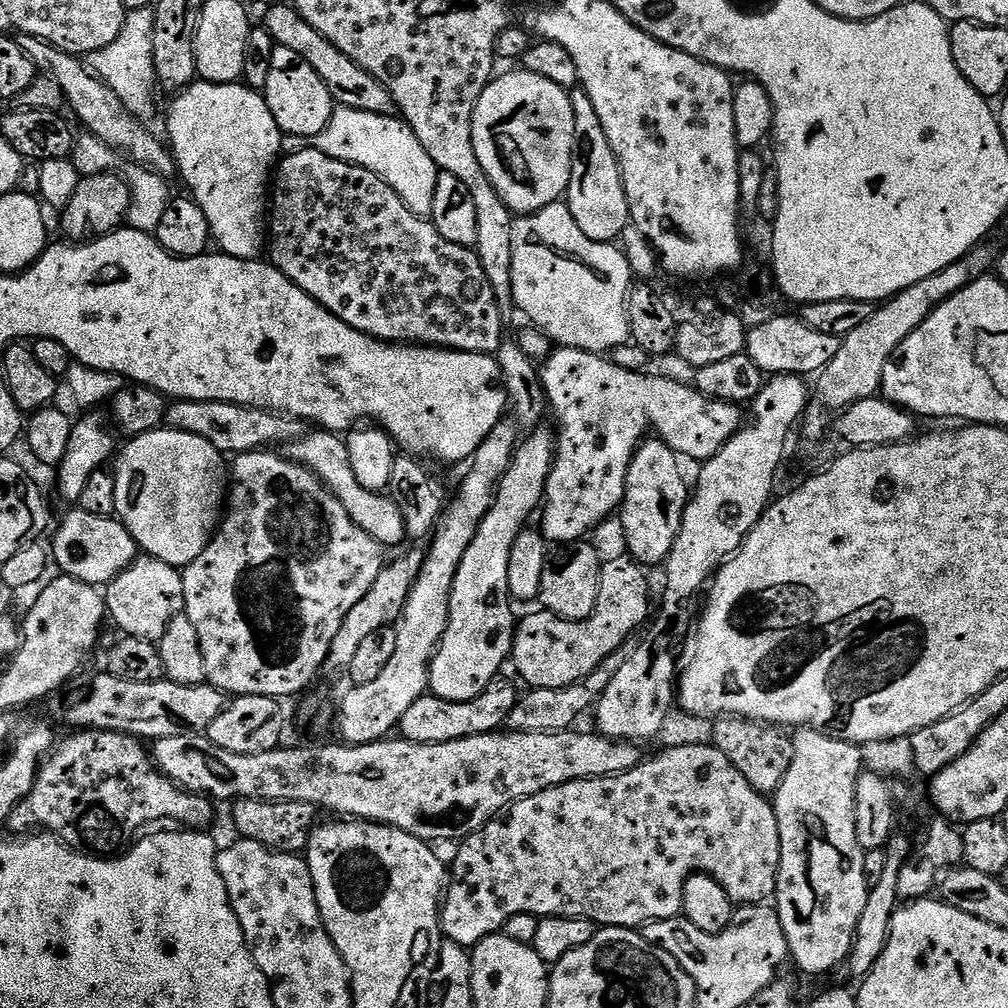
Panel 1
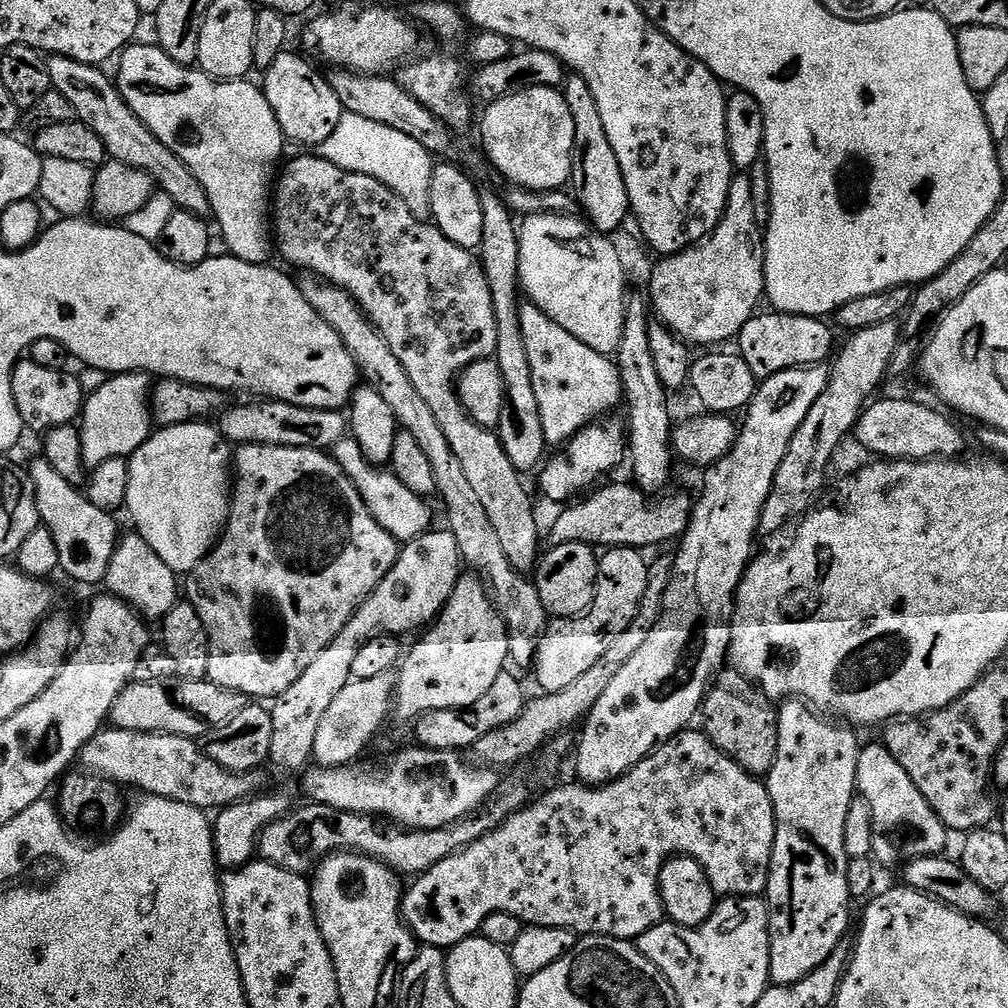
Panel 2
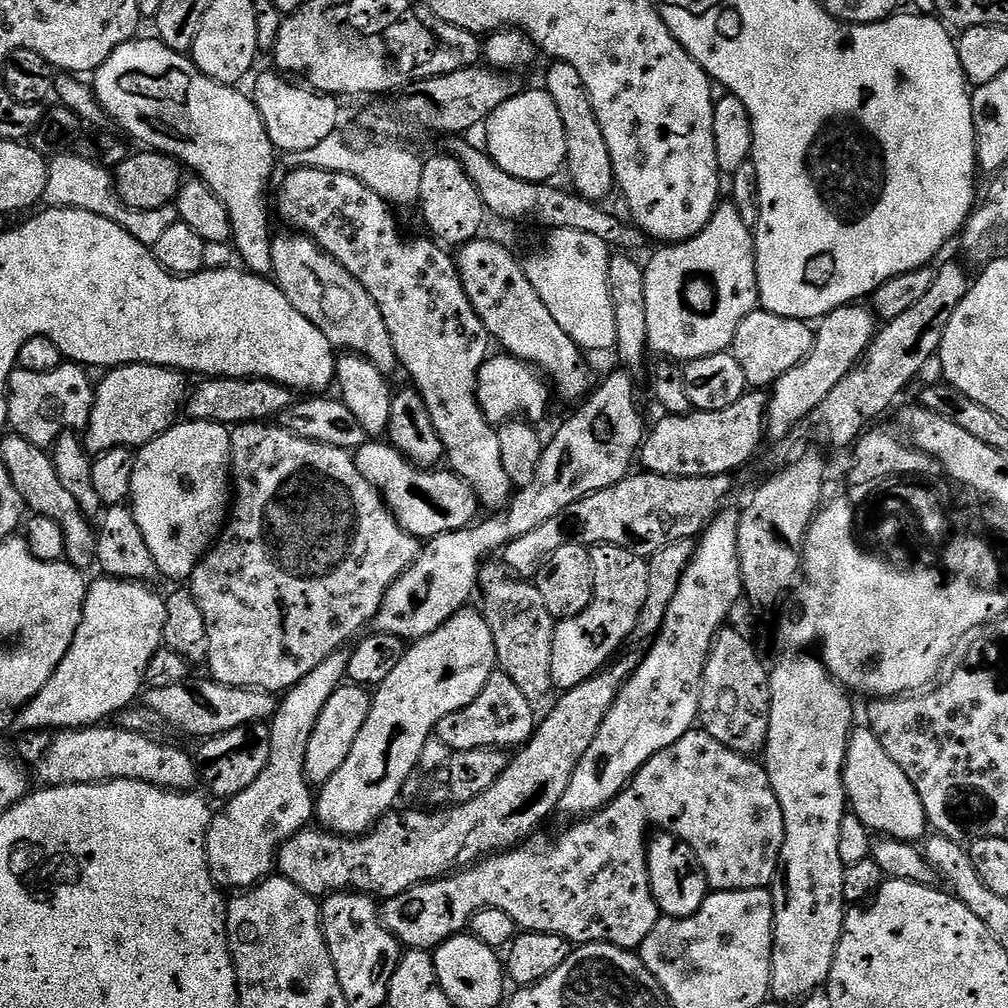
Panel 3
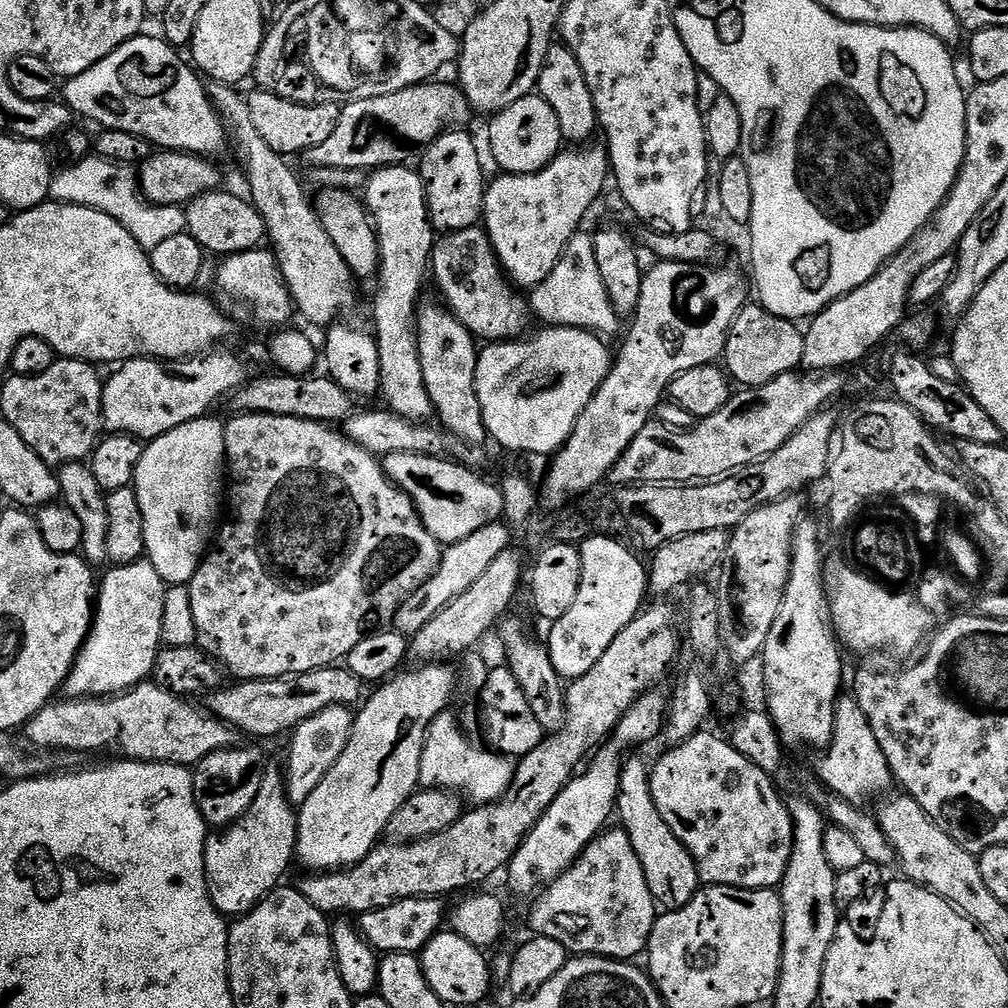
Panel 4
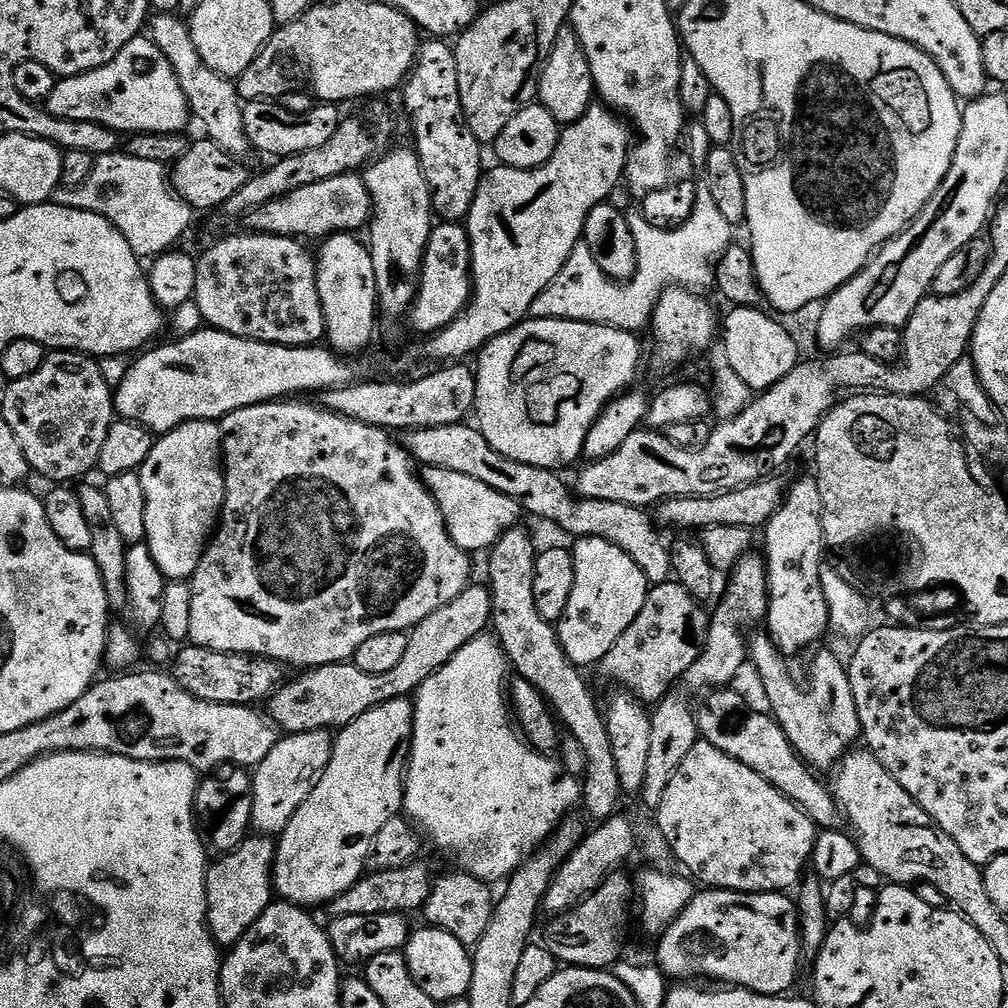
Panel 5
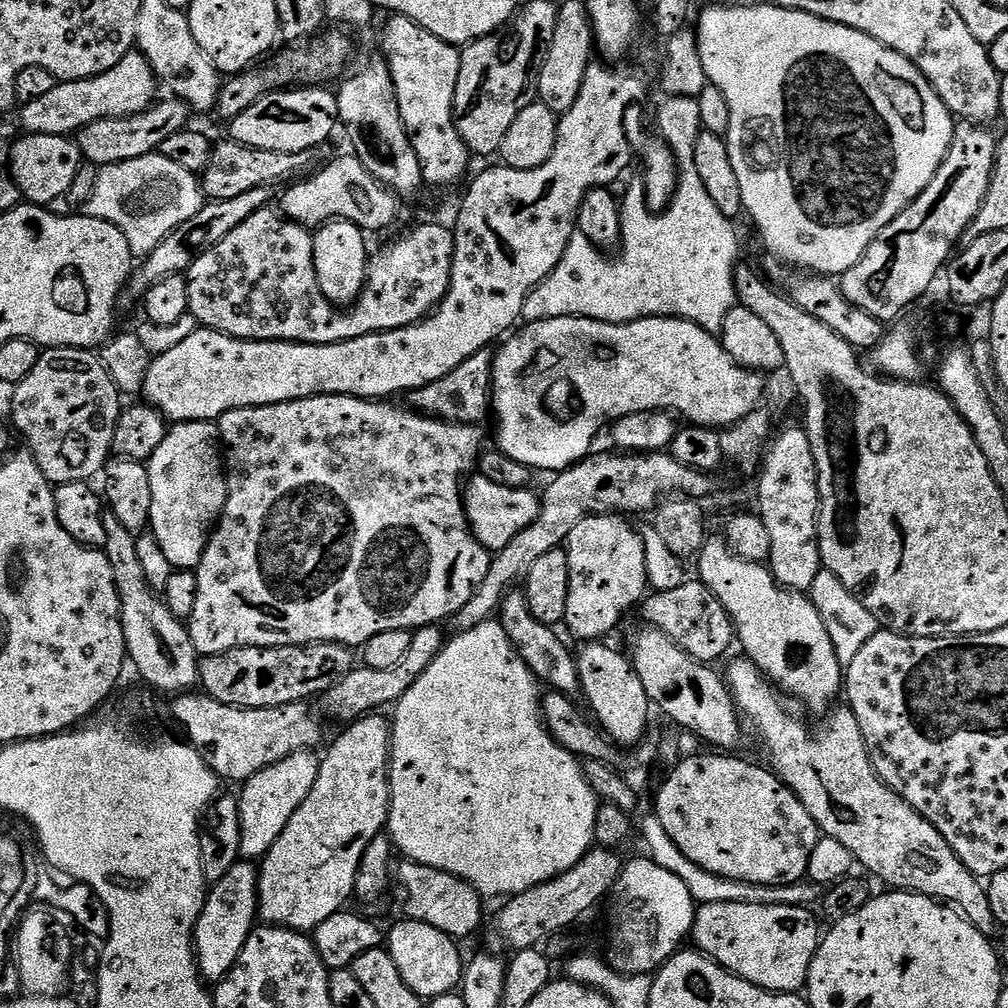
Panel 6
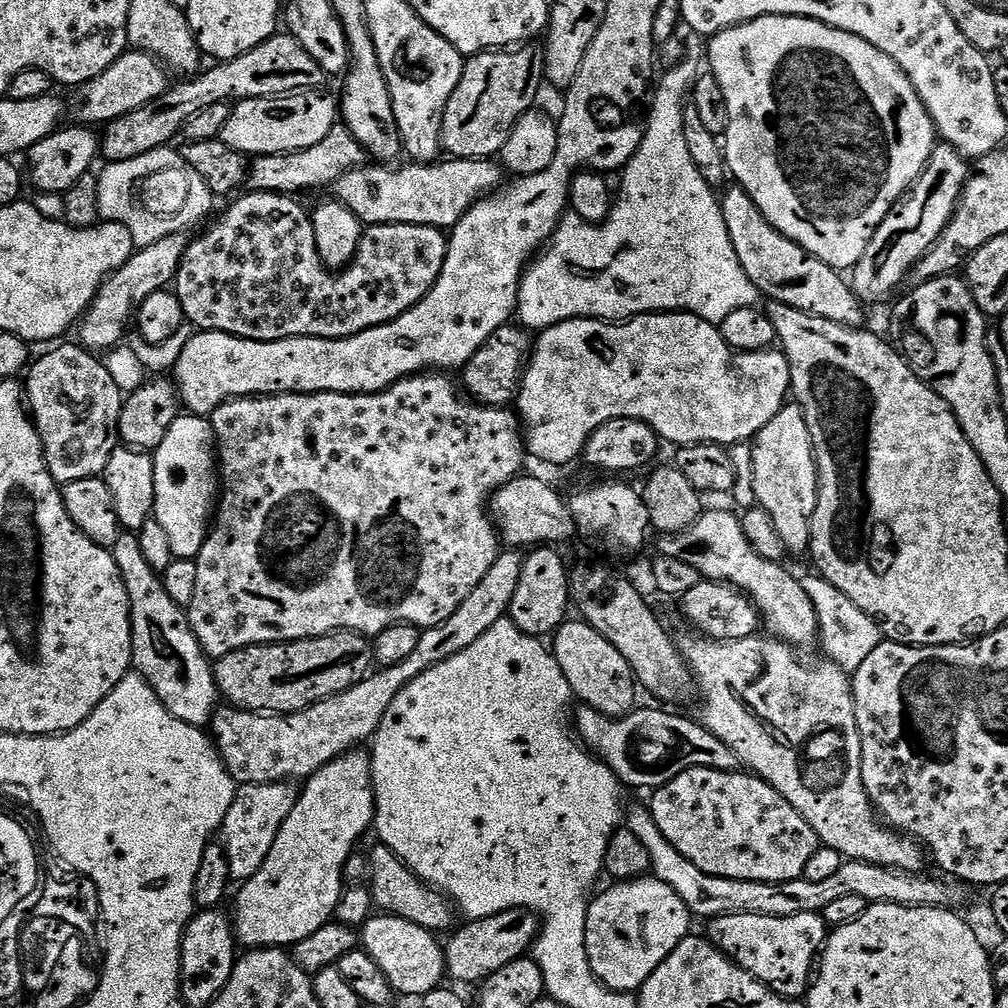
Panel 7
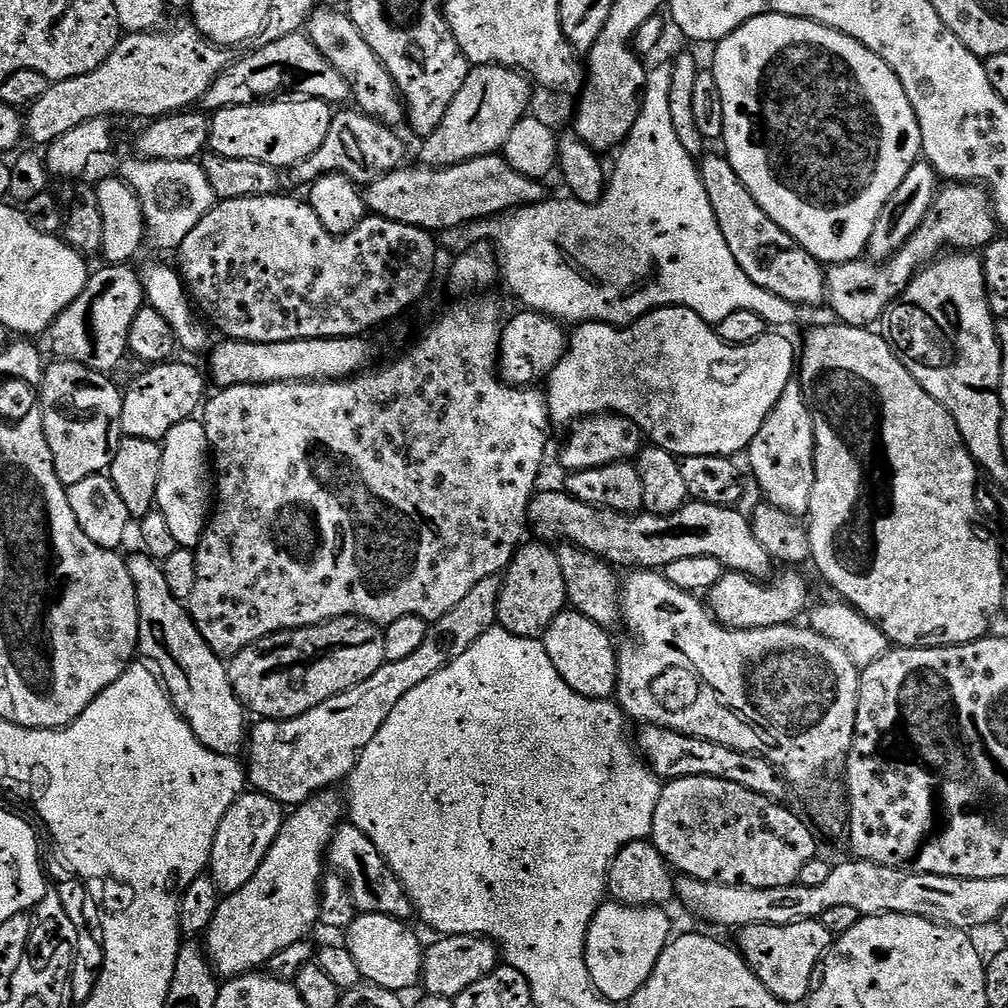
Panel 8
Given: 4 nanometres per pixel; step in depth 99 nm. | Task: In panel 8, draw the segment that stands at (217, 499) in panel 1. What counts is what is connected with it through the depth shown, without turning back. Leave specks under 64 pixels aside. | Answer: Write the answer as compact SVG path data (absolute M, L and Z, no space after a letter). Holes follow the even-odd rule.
M193 418L186 422L178 422L170 434L162 441L162 470L158 478L158 494L156 508L166 518L166 523L174 533L174 542L181 548L195 550L204 536L204 528L208 524L208 517L214 507L214 464L210 459L210 445L206 438L204 421Z

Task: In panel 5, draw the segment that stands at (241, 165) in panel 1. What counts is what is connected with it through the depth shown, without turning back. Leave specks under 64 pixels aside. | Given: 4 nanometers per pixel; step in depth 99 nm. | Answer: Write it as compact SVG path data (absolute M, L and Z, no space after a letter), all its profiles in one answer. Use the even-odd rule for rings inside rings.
M147 35L135 36L106 66L83 72L77 76L66 76L57 79L54 90L46 101L48 112L63 120L77 120L87 124L100 124L121 134L138 132L179 132L185 131L190 109L186 94L182 94L182 86L178 86L178 74L174 74L174 66L166 62L166 54L158 50L158 46Z

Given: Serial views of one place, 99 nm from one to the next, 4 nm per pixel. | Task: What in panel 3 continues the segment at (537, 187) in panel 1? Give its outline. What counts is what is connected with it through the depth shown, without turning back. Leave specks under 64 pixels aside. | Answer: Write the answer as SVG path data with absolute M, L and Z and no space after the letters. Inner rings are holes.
M521 90L514 98L502 102L502 106L498 106L498 110L494 110L494 114L490 114L490 118L486 122L487 128L486 151L489 156L494 158L494 162L498 162L498 166L502 166L502 170L506 170L506 174L514 174L514 178L523 180L548 182L556 178L552 176L558 175L565 167L568 159L566 130L562 126L562 114L558 114L558 106L554 106L554 98L550 98L548 92Z

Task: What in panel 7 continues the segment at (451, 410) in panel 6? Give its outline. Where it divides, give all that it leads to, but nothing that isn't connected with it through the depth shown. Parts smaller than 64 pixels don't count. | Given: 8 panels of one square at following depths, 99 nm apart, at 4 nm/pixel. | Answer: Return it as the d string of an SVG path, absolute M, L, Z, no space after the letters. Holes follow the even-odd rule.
M512 322L506 323L494 334L490 334L490 338L476 351L474 358L464 365L462 388L475 403L486 408L503 408L515 401L516 393L520 390L520 377L532 351L533 341L530 336L528 340L527 335L529 333L523 327Z

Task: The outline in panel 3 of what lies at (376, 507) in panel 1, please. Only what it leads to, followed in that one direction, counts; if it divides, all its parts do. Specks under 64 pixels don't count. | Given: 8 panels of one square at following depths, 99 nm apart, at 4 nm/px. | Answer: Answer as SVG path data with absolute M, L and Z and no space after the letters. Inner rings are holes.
M369 442L357 448L355 453L358 470L370 486L374 486L384 500L393 518L411 536L431 538L444 532L469 527L477 519L478 501L472 487L451 470L417 468L400 451L387 442Z

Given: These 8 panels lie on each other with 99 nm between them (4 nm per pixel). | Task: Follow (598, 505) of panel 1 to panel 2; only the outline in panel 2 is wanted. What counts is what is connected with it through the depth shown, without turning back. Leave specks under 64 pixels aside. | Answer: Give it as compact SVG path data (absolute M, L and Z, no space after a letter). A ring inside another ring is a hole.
M521 303L520 330L530 360L530 378L534 398L538 398L538 414L542 414L545 445L563 446L594 420L607 417L611 408L621 407L620 370L615 359L598 350L590 350L586 342L578 342L574 334L566 334L538 305Z

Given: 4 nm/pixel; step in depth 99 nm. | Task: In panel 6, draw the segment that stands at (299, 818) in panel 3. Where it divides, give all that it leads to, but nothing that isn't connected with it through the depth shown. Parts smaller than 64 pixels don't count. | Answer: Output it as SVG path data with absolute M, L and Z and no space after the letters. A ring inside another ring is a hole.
M238 862L224 878L207 889L202 914L196 920L196 929L192 935L192 946L196 949L196 964L200 967L201 977L209 985L215 986L225 980L235 964L240 963L242 946L246 946L246 938L250 938L252 929L258 924L260 907L260 873L252 862Z

